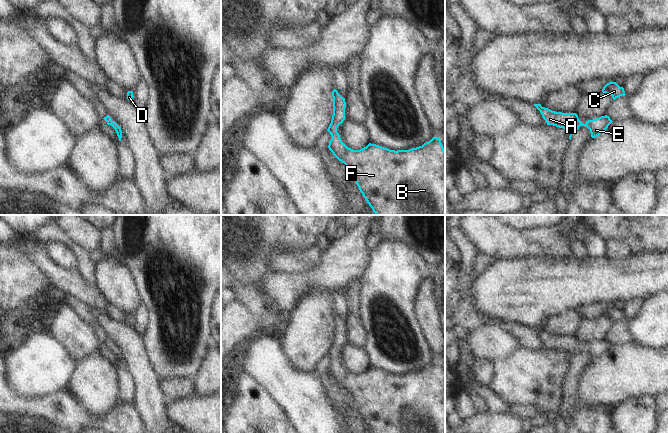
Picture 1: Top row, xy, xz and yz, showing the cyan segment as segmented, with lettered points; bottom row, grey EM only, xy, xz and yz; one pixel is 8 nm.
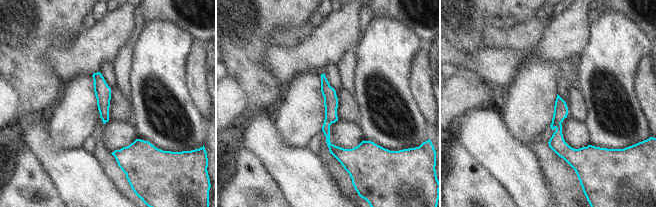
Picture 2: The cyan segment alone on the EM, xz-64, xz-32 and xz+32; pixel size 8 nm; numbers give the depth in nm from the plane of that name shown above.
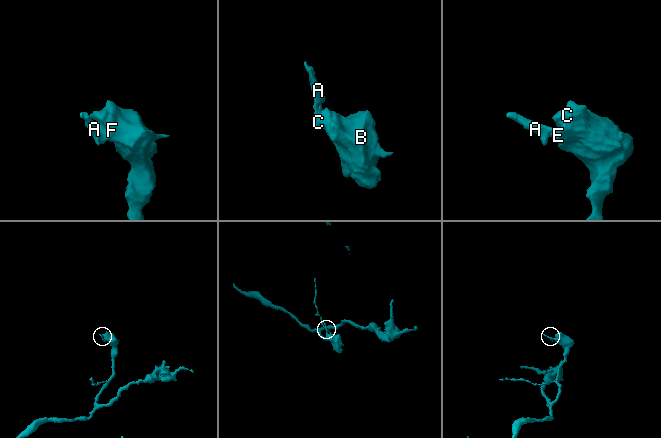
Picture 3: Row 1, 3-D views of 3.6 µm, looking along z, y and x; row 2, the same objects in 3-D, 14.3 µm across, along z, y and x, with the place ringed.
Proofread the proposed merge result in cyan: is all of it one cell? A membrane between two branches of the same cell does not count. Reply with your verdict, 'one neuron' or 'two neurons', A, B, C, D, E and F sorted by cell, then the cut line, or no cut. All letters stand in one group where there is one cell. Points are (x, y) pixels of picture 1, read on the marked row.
one neuron; groups A B C D E F; cut none

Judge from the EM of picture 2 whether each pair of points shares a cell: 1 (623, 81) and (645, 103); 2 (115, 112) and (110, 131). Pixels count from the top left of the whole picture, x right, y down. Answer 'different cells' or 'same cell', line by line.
1: different cells
2: different cells

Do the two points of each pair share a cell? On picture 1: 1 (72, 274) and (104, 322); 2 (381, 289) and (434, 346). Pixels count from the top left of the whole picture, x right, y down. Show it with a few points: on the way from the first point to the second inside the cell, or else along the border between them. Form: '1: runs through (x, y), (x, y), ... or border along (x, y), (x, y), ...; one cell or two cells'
1: border along (94, 312), (105, 314); two cells
2: border along (415, 309), (415, 320), (432, 353); two cells

